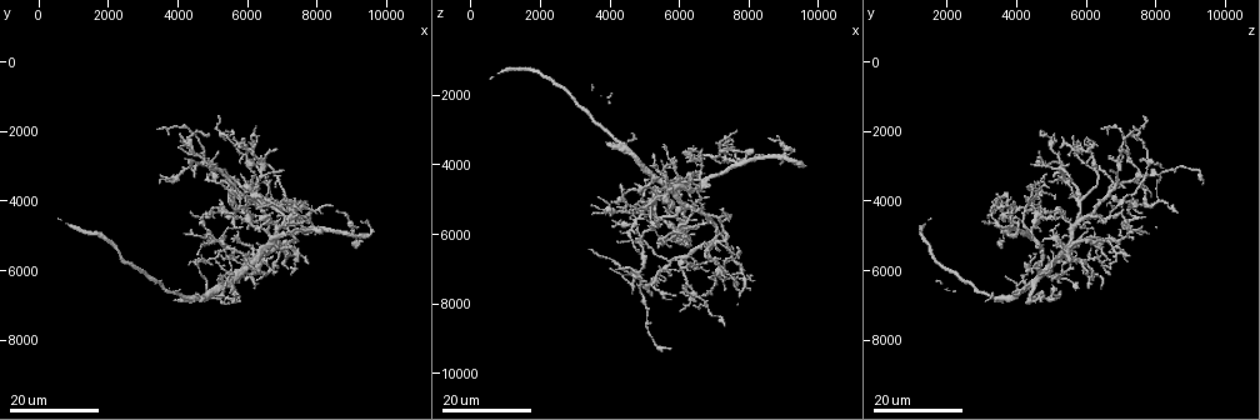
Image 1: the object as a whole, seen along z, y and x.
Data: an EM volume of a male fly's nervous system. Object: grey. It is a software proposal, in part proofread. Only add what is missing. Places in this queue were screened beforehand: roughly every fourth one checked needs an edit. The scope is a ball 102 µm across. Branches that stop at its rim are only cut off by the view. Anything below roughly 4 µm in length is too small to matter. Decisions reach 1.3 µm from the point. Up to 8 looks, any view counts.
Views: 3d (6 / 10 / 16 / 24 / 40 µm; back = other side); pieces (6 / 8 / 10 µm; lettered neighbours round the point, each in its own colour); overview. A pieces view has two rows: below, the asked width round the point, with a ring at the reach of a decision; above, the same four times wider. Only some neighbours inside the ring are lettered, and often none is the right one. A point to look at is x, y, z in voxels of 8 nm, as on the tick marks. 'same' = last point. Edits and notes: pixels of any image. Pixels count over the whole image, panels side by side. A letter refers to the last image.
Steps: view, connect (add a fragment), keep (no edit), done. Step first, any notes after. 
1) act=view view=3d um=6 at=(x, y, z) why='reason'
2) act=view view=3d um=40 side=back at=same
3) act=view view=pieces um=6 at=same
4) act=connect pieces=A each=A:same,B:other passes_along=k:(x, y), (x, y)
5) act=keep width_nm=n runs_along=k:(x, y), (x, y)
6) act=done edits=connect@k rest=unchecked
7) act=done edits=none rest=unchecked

act=view view=3d um=16 at=(6300, 4200, 3500)

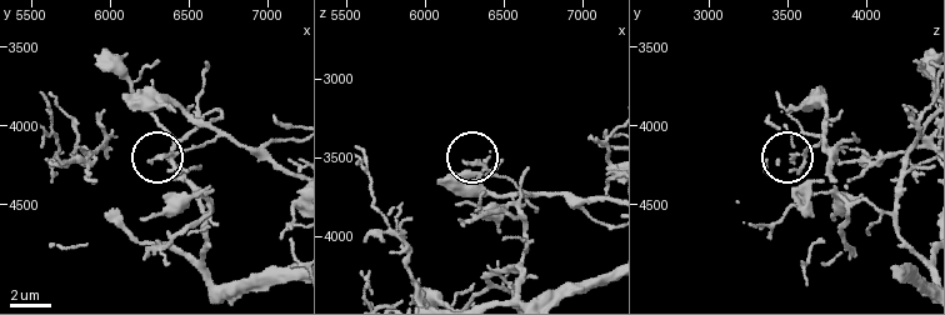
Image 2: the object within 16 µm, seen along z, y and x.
act=view view=pieces um=6 at=(6240, 4220, 3540)

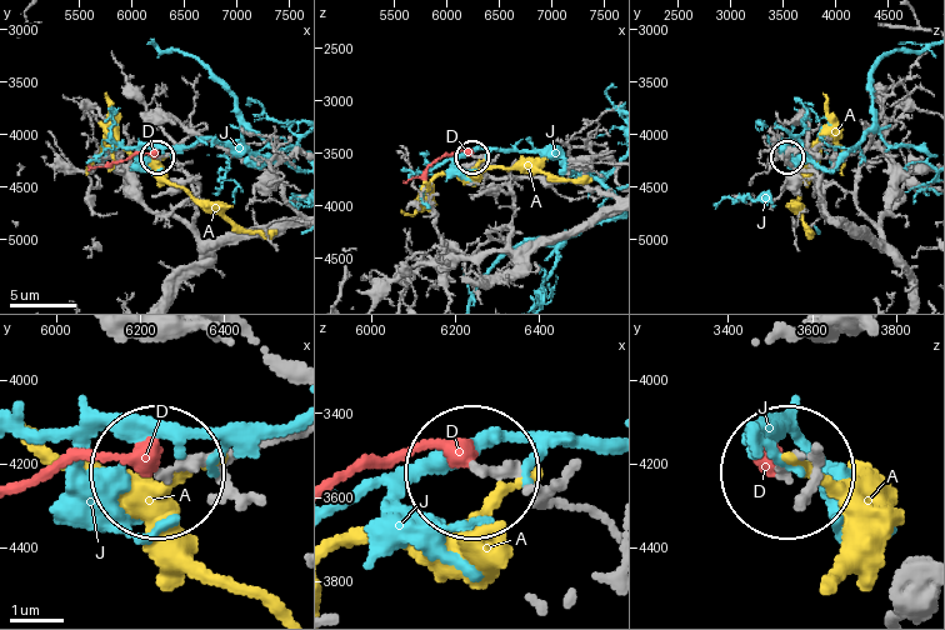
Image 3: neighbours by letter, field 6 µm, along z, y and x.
act=keep each=A:other,D:other,J:other found='no lettered fragment goes on from it'

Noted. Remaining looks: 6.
act=view view=3d um=24 at=(4200, 4900, 7000) why='branch stops here'

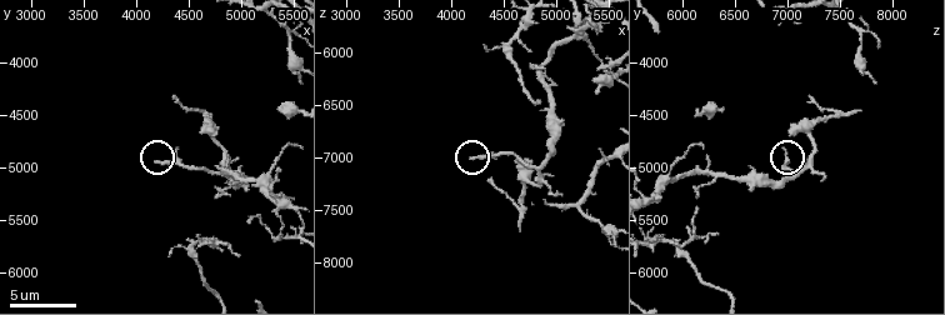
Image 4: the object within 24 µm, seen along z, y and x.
act=view view=pieces um=8 at=(4200, 4960, 7020)

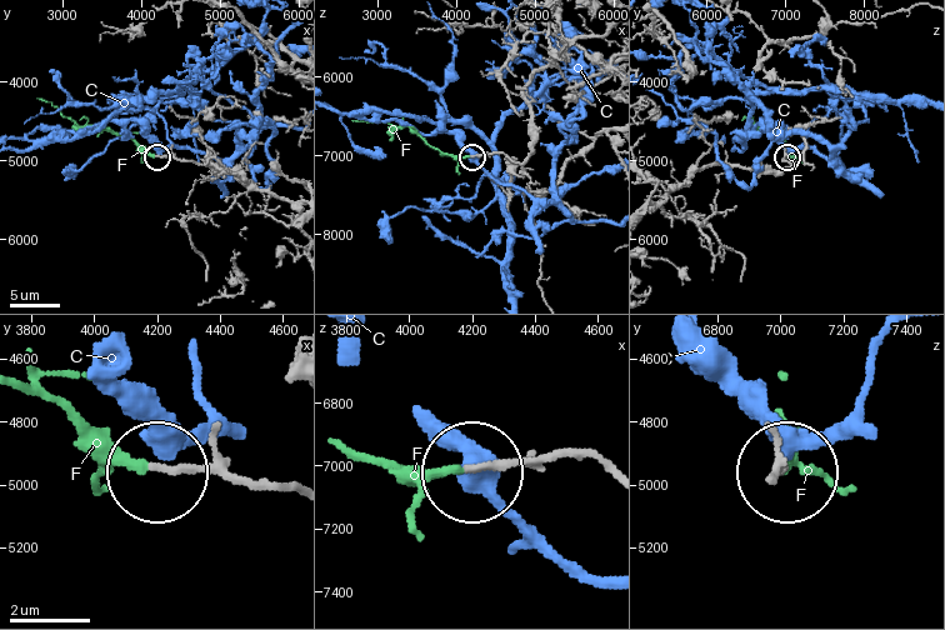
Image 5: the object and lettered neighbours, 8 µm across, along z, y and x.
act=connect pieces=F width_nm=160 each=C:other,F:same passes_along=5:(569, 458), (451, 468), (360, 458) found='the neuron continues'

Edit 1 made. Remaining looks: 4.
act=view view=3d um=16 at=(4100, 2000, 5000) why='free end'

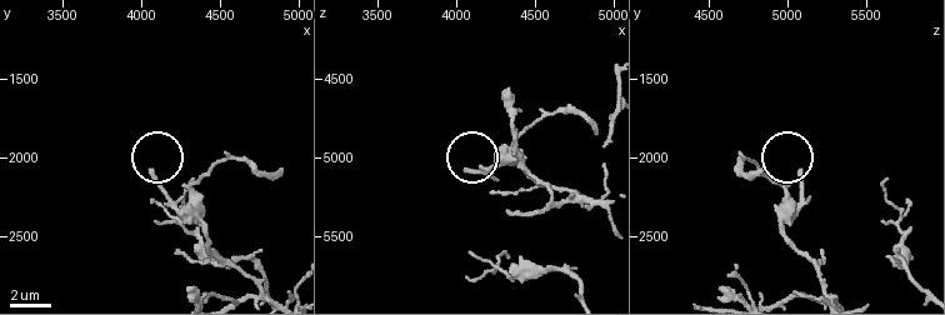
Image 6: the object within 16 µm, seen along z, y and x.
act=view view=pieces um=6 at=(4060, 2100, 5100) why='see the neighbours'

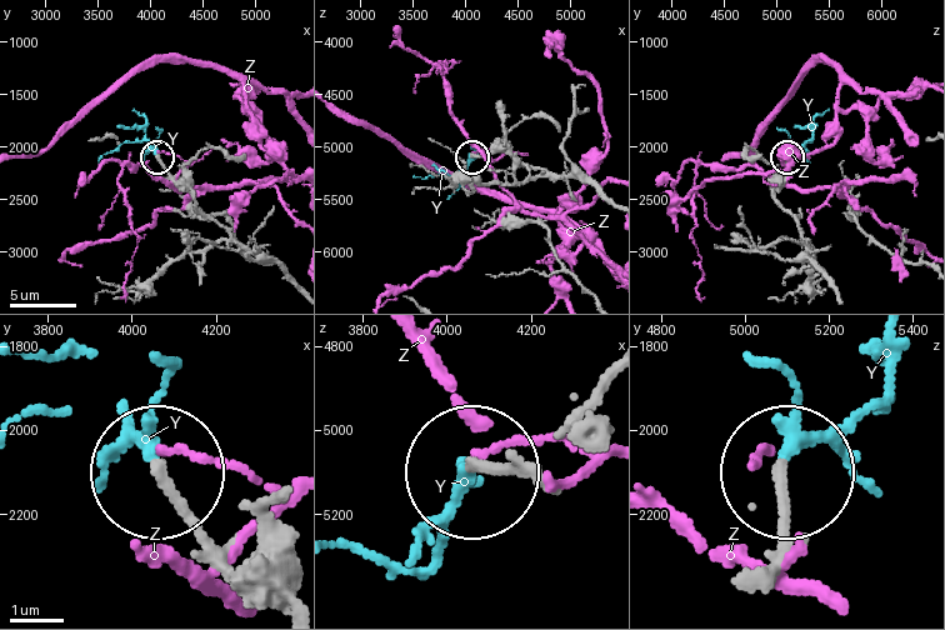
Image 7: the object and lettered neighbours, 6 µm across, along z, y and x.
act=connect pieces=Y each=Y:same,Z:other passes_along=7:(530, 466), (468, 466), (423, 570), (341, 548) found='it goes on there'

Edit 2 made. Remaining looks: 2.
act=view view=3d um=16 at=(5100, 2900, 4400)

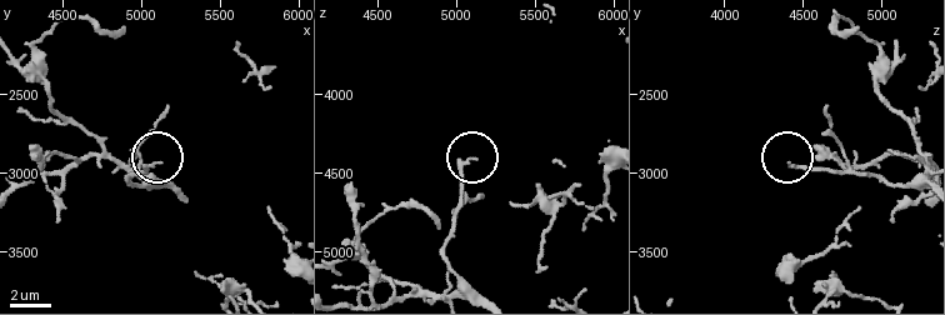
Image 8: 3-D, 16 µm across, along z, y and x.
act=view view=pieces um=10 at=(5100, 2920, 4440)

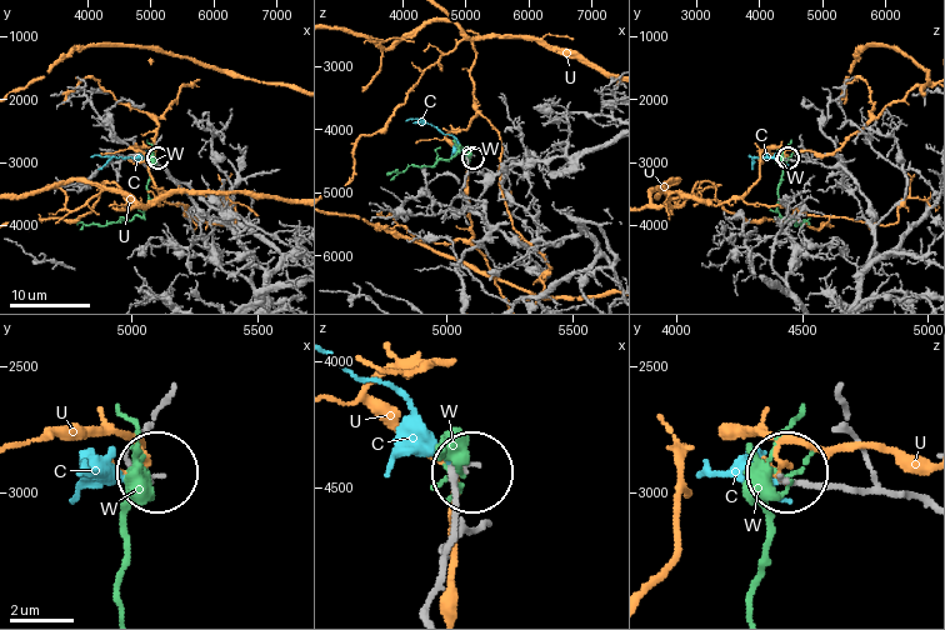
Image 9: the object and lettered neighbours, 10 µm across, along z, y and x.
act=connect pieces=C each=C:same,U:other,W:other passes_along=9:(866, 490), (709, 474) found='the neuron continues'

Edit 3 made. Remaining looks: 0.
act=done edits=connect@5,connect@7,connect@9 rest=unchecked

